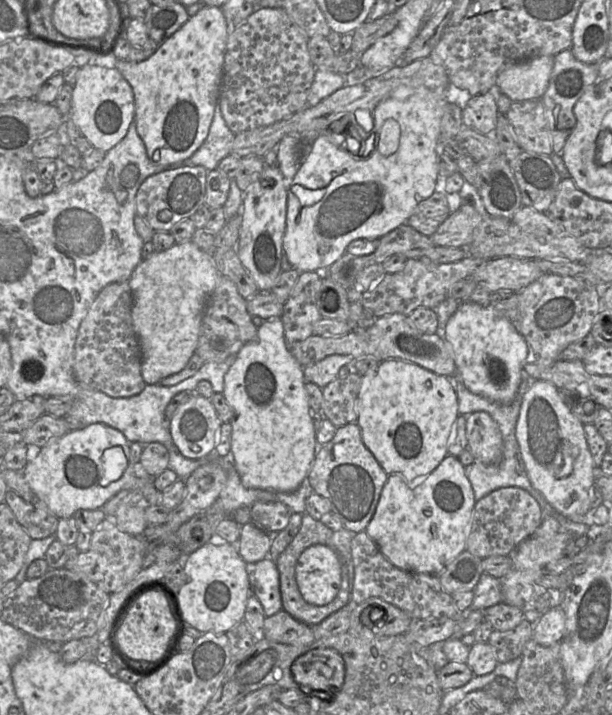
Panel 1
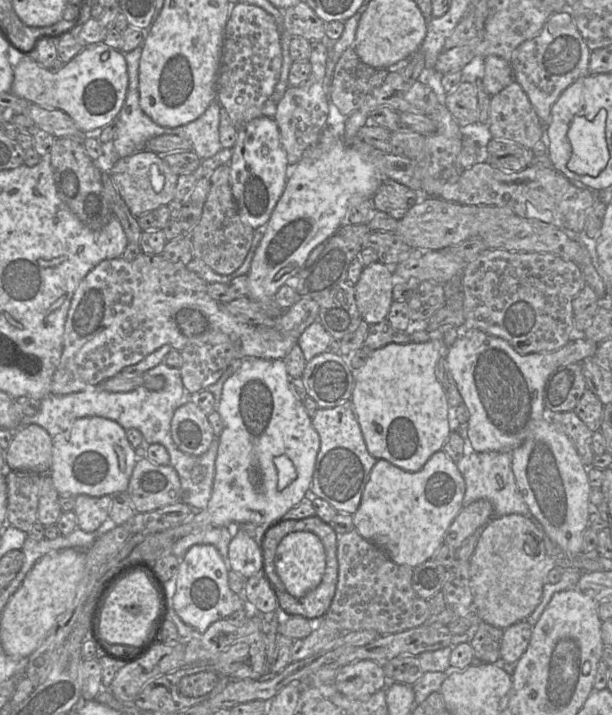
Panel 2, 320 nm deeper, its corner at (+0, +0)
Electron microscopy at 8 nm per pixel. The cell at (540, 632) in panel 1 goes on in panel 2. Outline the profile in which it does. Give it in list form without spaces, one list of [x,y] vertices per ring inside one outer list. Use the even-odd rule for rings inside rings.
[[[526,620],[517,622],[503,630],[500,645],[501,663],[516,664],[527,650],[532,630],[533,626]]]

